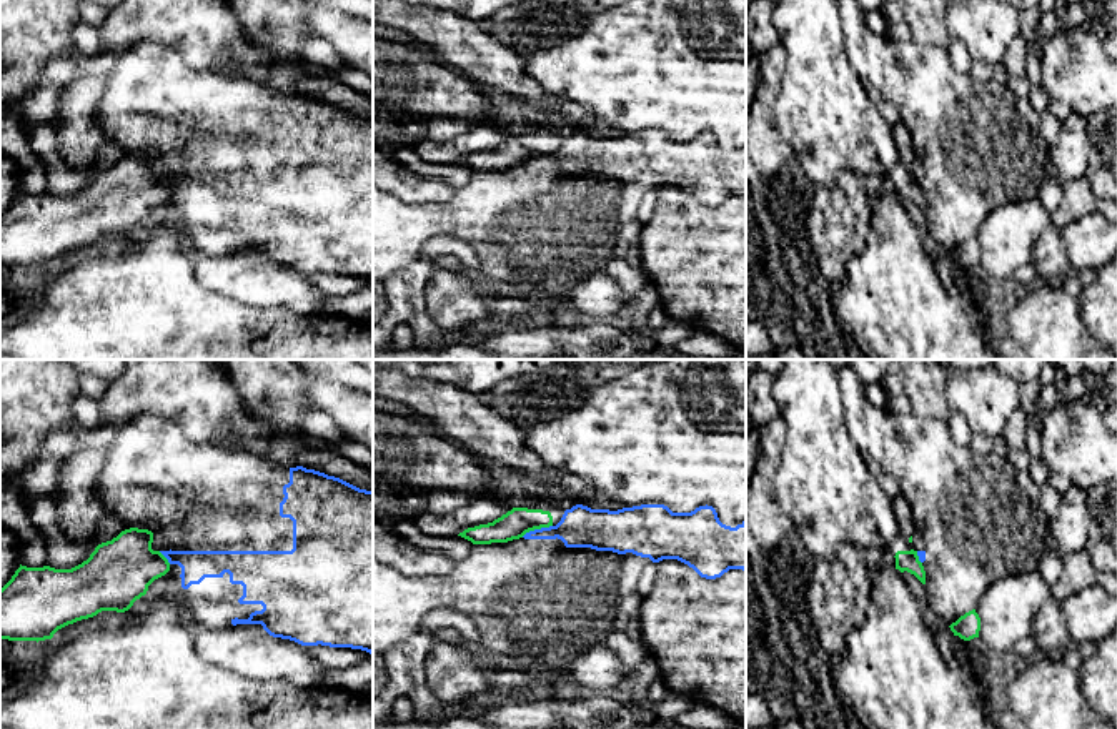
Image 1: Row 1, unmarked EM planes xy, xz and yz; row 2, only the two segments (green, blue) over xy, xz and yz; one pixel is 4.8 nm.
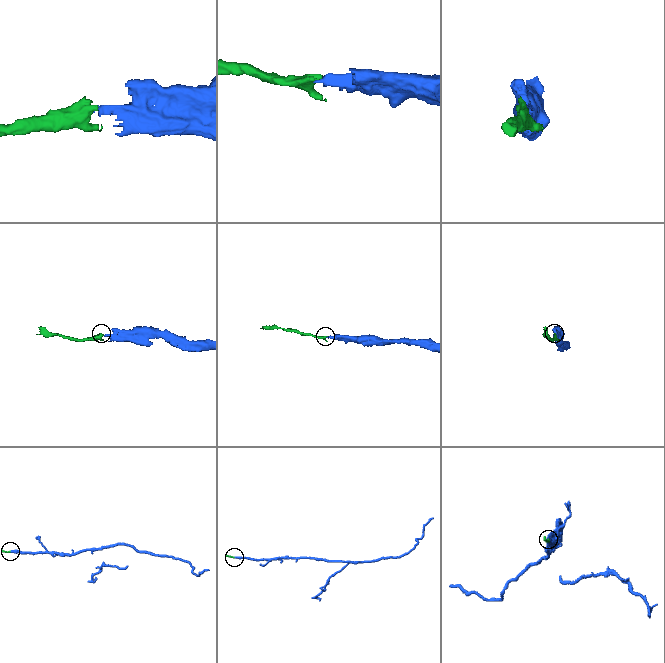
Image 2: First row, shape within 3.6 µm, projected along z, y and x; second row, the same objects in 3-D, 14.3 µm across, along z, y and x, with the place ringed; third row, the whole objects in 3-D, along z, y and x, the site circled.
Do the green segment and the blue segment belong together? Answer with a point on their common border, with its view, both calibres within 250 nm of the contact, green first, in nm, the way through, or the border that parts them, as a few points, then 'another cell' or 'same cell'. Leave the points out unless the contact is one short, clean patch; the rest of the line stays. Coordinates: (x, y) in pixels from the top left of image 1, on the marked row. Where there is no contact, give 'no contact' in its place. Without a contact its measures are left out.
xz (536, 528) | 140/200 nm | along xz (551, 525), (530, 530), (521, 536) | another cell

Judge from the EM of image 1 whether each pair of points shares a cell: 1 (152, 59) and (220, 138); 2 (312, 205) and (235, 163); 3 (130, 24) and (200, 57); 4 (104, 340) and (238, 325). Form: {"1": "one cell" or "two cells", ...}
{"1": "one cell", "2": "one cell", "3": "one cell", "4": "one cell"}

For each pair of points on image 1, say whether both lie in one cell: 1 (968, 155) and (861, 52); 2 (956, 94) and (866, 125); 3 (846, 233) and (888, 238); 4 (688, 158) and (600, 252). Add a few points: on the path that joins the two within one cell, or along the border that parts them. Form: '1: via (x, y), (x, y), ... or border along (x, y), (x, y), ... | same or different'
1: via (943, 128), (888, 75) | same
2: border along (869, 100), (878, 109) | different
3: border along (876, 198), (868, 242), (846, 270) | different
4: via (658, 162), (600, 222) | same

